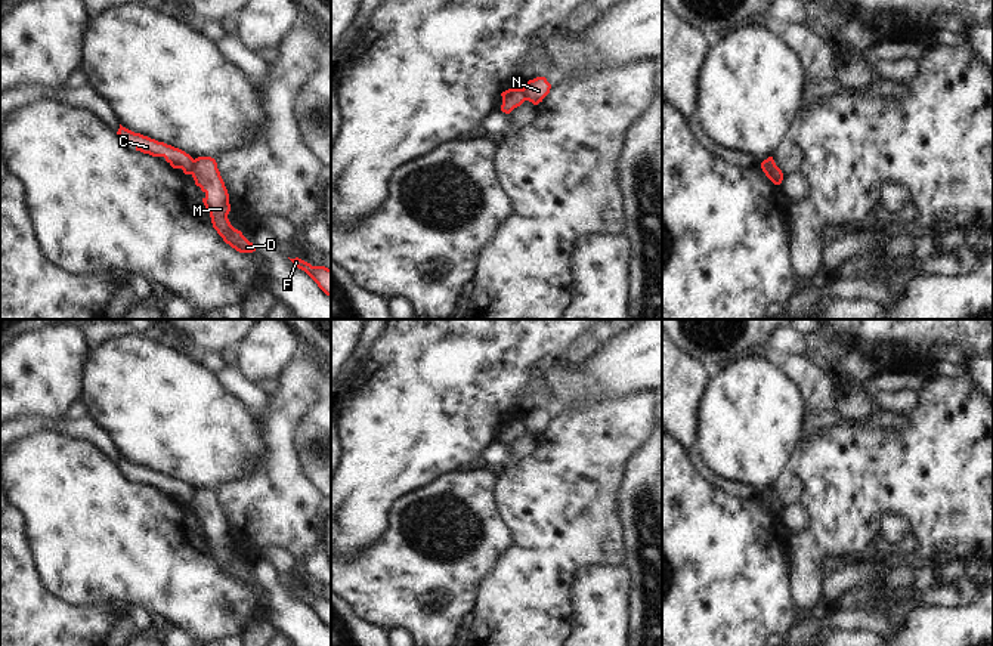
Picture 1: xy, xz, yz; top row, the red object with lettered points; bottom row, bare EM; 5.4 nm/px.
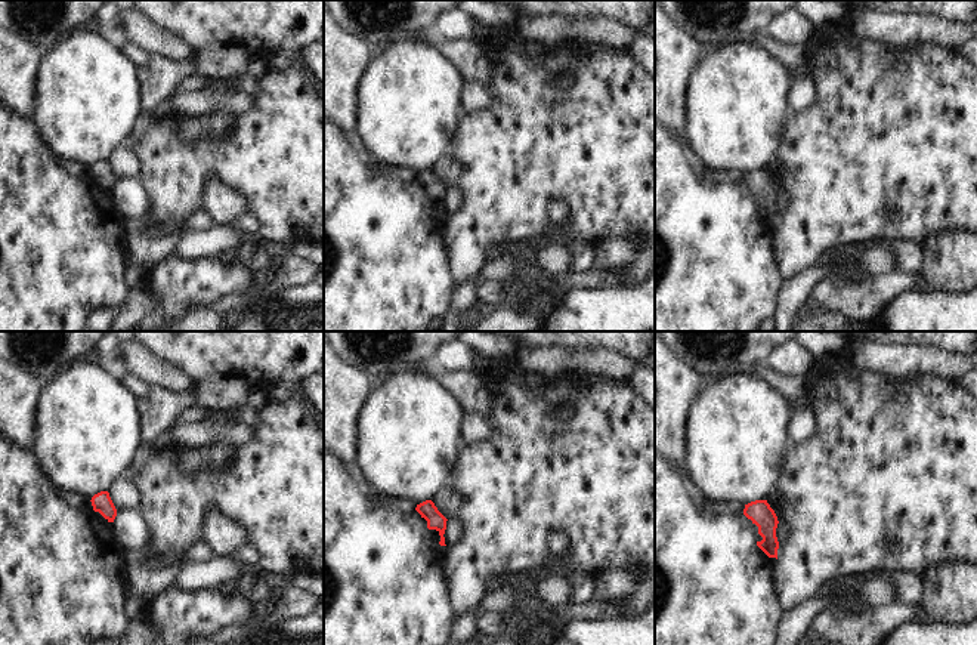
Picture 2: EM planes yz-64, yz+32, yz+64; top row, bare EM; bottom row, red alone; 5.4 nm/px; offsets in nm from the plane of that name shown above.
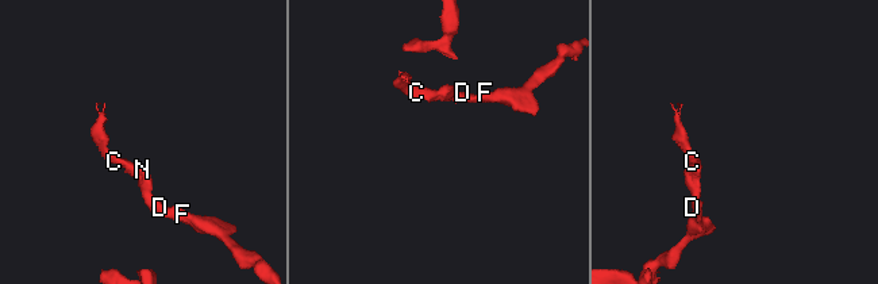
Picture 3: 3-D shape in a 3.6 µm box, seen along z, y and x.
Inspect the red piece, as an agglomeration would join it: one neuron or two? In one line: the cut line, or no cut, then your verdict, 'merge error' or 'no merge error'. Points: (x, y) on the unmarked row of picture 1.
cut yz (764, 491), (773, 504), (782, 507); merge error

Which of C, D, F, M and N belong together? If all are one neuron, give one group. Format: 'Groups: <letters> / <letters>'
Groups: C / D F M N.

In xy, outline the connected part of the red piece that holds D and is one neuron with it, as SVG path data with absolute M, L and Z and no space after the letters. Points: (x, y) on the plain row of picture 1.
M198 488L194 492L192 509L195 516L205 525L202 534L210 544L213 559L226 575L239 584L253 584L256 578L241 562L235 560L228 545L231 543L229 525L217 500L217 494L211 488Z

